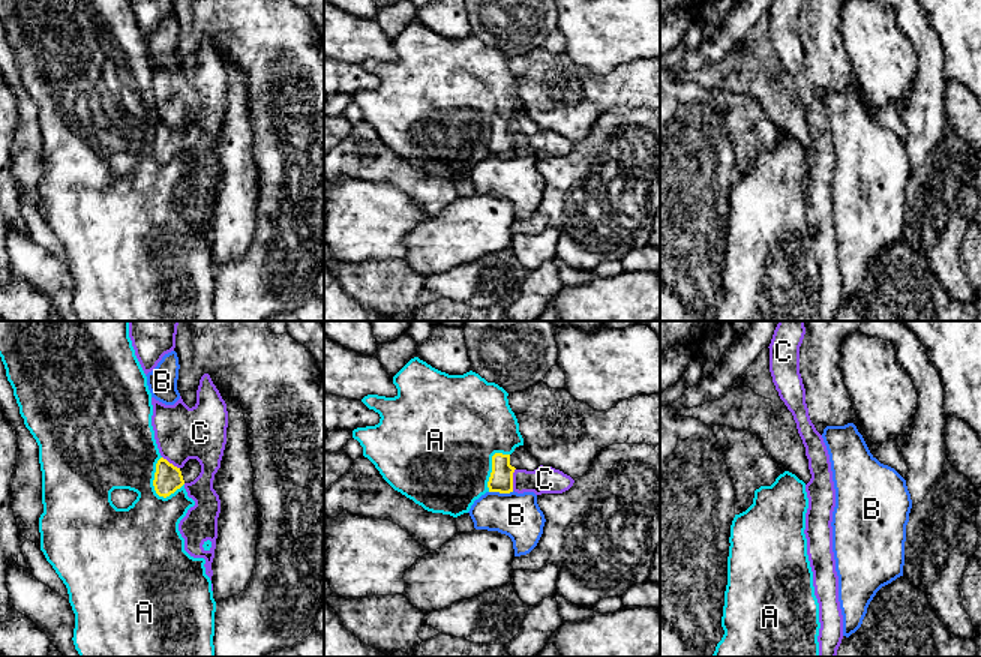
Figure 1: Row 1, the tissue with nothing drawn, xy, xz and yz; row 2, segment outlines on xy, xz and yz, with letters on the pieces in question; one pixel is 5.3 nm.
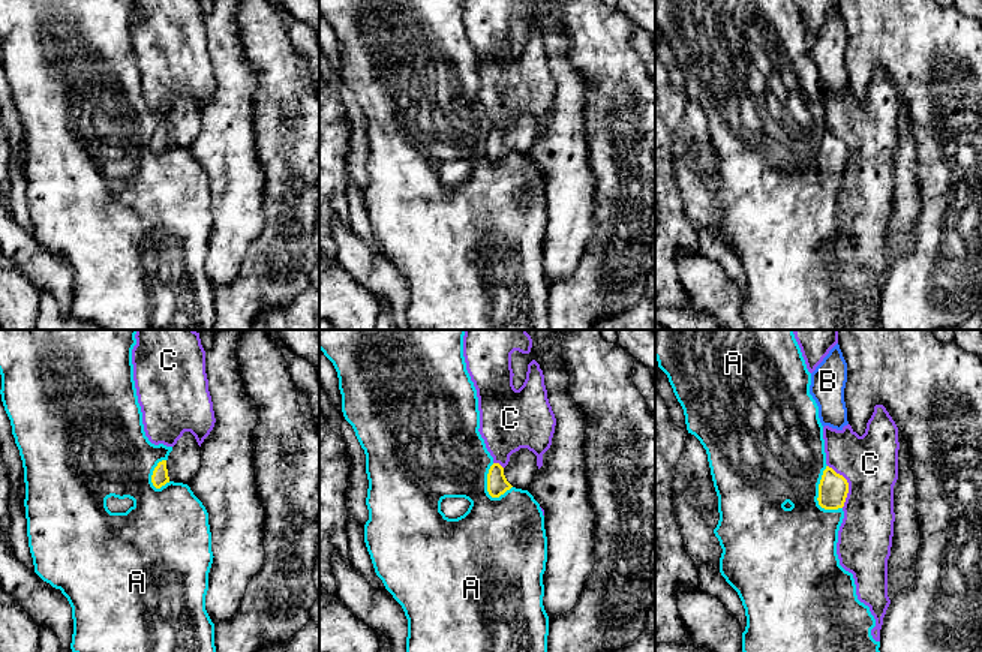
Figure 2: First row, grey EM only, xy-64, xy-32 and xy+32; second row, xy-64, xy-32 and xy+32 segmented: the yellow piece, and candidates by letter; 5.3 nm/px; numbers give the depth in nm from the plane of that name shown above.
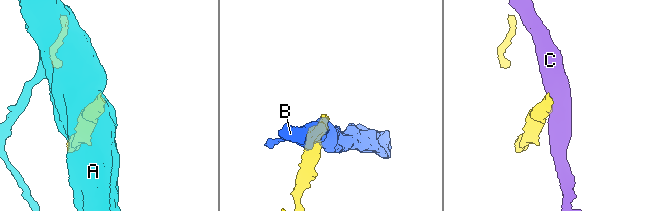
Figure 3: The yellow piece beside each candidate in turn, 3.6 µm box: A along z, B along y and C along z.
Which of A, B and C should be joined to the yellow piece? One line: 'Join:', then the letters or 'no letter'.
Join: no letter

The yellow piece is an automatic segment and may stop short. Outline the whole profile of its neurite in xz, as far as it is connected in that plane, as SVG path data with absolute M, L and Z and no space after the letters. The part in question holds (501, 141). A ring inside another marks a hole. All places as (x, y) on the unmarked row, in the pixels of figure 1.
M519 110L512 118L495 117L492 120L492 136L488 146L489 156L513 156L513 136L516 134L534 135L538 124L528 116L526 110Z

